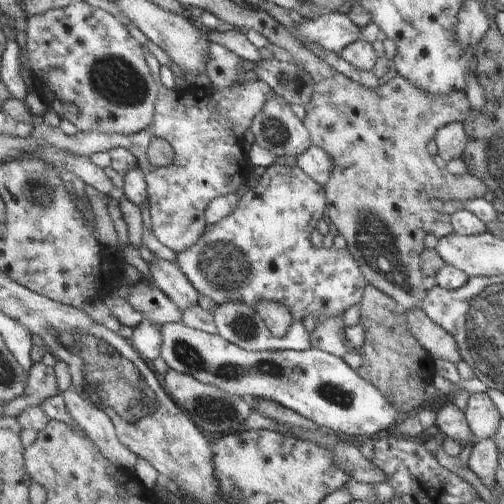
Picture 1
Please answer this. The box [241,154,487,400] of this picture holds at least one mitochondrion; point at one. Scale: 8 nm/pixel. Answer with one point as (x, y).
(376, 240)

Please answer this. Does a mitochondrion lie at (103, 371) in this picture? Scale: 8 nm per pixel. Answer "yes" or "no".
yes

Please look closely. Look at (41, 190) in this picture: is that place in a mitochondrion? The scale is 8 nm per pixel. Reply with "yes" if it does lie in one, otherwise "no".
yes

